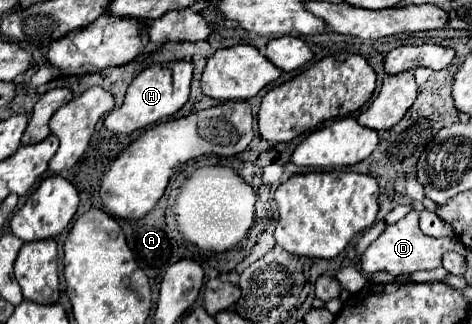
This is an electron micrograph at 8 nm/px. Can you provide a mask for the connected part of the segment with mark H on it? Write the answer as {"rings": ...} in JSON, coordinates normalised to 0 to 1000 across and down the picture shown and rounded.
{"rings":[[[364,188],[309,207],[297,231],[284,238],[275,256],[263,318],[254,336],[242,336],[220,367],[220,392],[237,410],[280,410],[292,398],[309,398],[360,355],[369,355],[403,299],[403,256],[407,256],[407,201],[394,188]]]}

